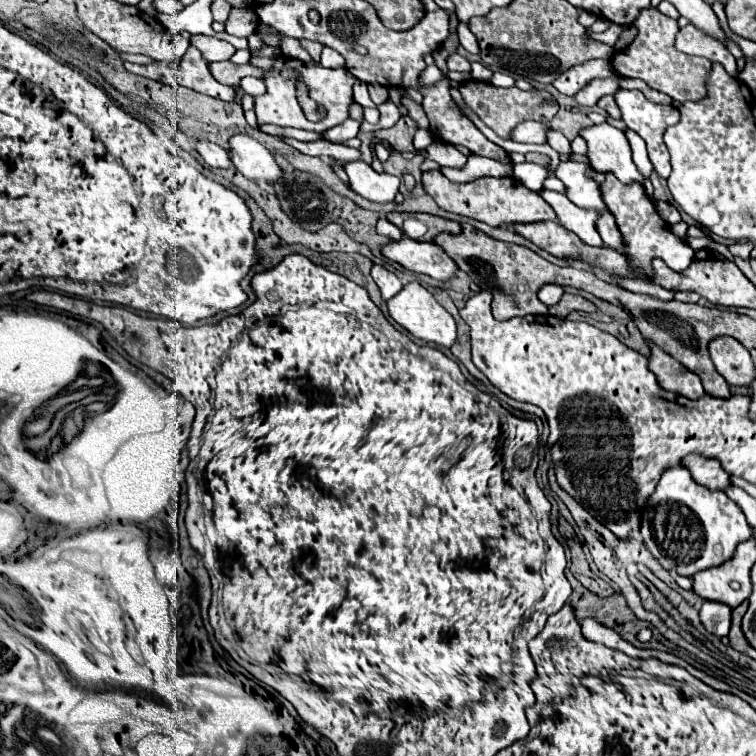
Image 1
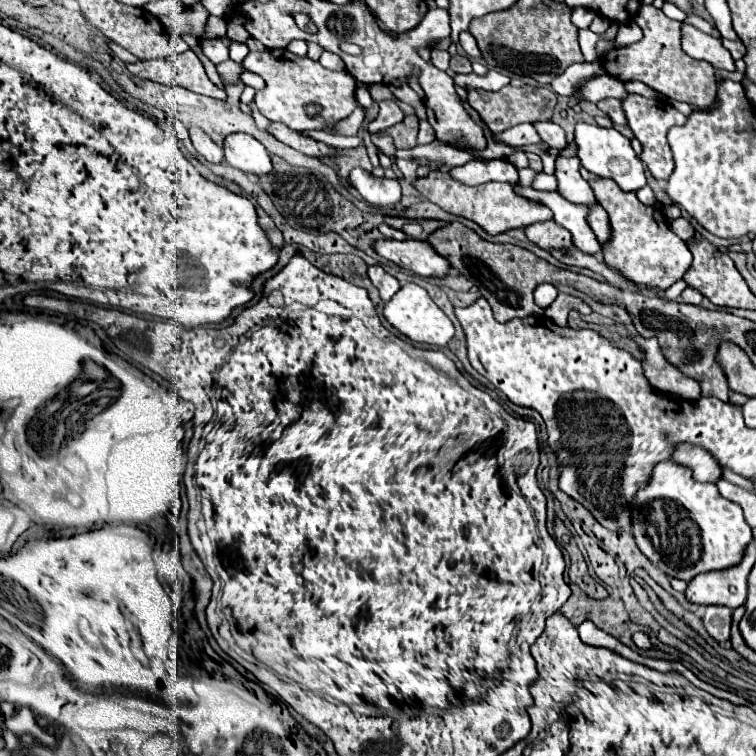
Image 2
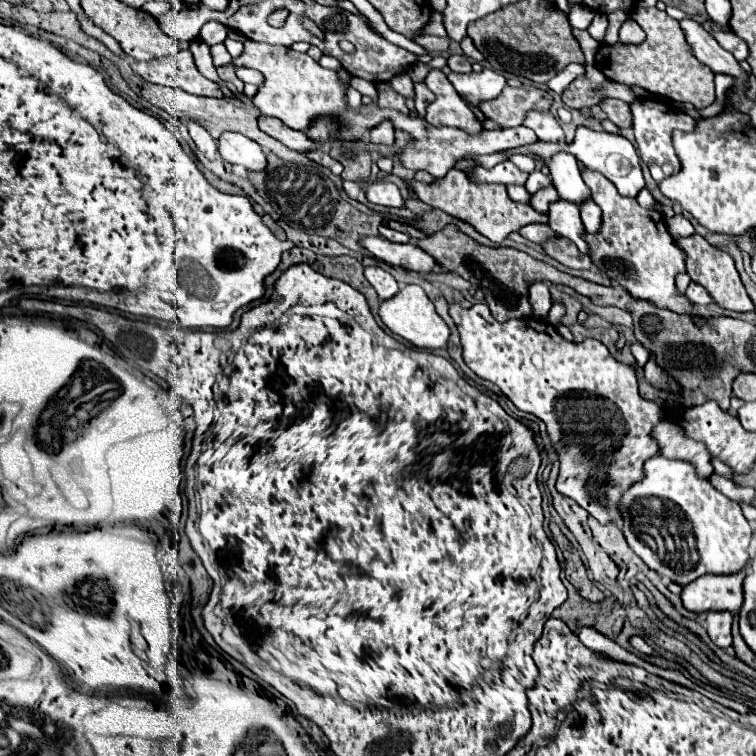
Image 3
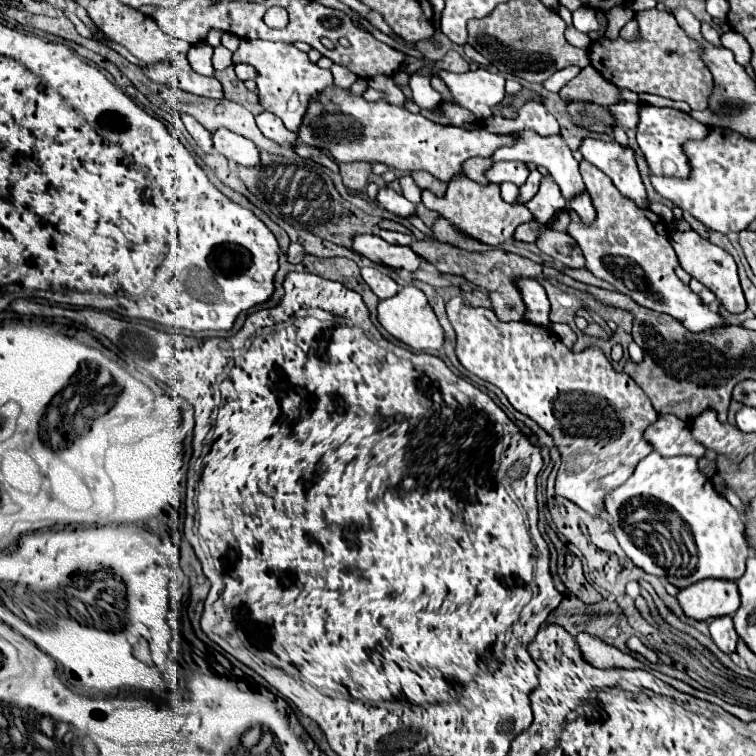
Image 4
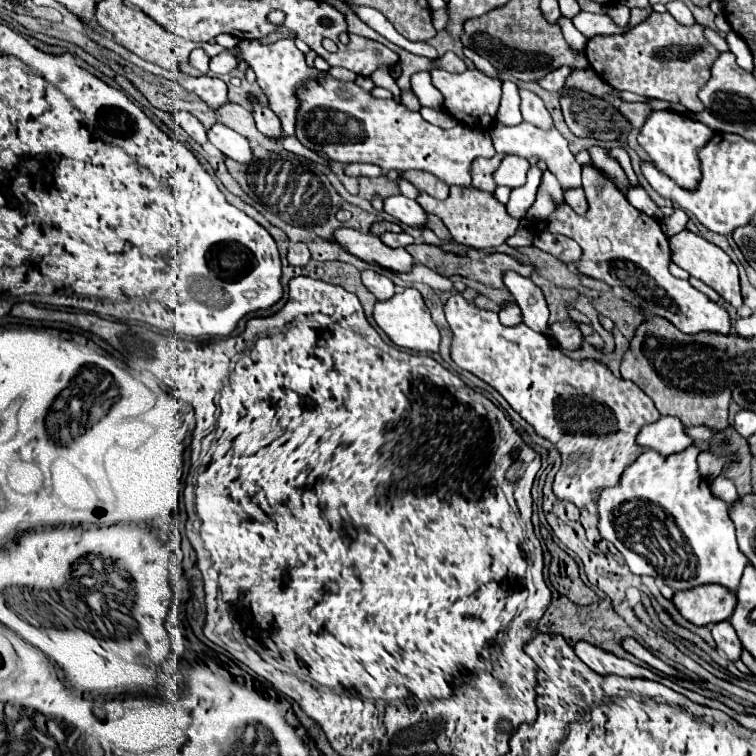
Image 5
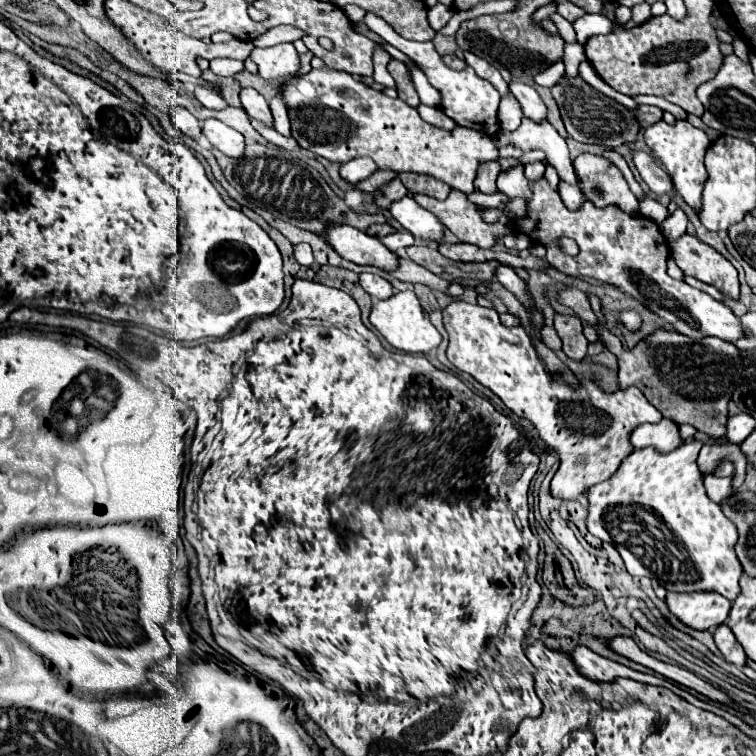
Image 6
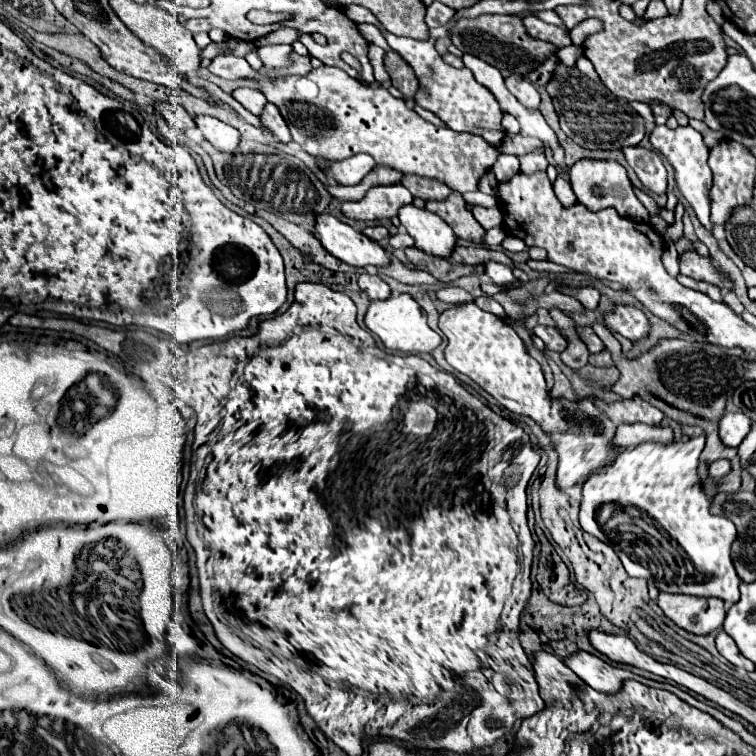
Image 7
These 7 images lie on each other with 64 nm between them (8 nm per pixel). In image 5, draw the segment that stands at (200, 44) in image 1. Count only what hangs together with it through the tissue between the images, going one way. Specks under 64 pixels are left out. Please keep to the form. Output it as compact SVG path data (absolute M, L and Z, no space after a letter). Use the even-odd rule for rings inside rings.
M226 50L226 52L220 52L216 54L212 60L210 60L210 70L214 74L228 74L230 70L234 70L238 64L238 60Z

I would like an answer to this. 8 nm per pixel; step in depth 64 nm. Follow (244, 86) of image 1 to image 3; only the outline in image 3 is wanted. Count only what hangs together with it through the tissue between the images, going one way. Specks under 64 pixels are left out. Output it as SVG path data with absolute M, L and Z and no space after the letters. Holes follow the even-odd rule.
M238 68L236 74L238 74L238 78L240 78L242 82L246 82L246 84L254 84L254 86L262 86L262 84L264 84L264 76L262 76L260 72L256 72L256 70Z

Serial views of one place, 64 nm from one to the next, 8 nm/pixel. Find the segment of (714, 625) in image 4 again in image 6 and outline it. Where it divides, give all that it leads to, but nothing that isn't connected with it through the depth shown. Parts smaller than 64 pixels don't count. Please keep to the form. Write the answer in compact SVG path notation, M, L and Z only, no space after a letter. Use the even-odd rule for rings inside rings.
M726 624L718 626L714 630L714 640L716 640L716 646L718 650L726 656L728 662L736 664L736 666L744 666L746 664L746 654L744 654L744 648L740 646L740 642L736 640L736 636L732 634L732 630L728 630Z

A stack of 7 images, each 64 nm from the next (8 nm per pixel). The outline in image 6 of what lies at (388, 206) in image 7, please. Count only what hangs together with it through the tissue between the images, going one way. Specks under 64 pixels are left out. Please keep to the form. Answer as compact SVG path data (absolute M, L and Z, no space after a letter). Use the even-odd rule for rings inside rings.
M394 178L392 182L388 182L388 184L382 188L382 194L378 194L376 206L388 208L390 202L394 202L396 198L402 198L402 196L406 196L406 188L404 188L404 184L400 182L400 178Z

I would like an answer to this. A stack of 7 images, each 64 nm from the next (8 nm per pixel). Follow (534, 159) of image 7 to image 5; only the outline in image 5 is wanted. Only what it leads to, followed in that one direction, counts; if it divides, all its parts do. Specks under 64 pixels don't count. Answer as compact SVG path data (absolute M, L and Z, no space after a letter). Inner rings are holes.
M532 166L528 170L528 182L524 186L518 188L518 192L512 192L508 200L508 210L514 218L524 218L528 208L532 206L534 198L536 198L536 190L538 190L538 184L540 184L540 168L538 166Z

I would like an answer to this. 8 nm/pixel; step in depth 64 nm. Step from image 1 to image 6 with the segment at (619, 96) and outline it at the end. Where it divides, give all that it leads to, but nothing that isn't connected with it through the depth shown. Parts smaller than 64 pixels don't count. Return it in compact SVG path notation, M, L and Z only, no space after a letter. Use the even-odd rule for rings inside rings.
M664 120L654 122L652 126L642 130L642 138L646 146L652 150L654 158L664 166L664 170L674 180L678 194L690 206L700 206L700 190L704 188L704 178L708 178L704 170L704 150L710 146L710 138L702 128L692 126L688 120L676 120L676 124L668 124Z

